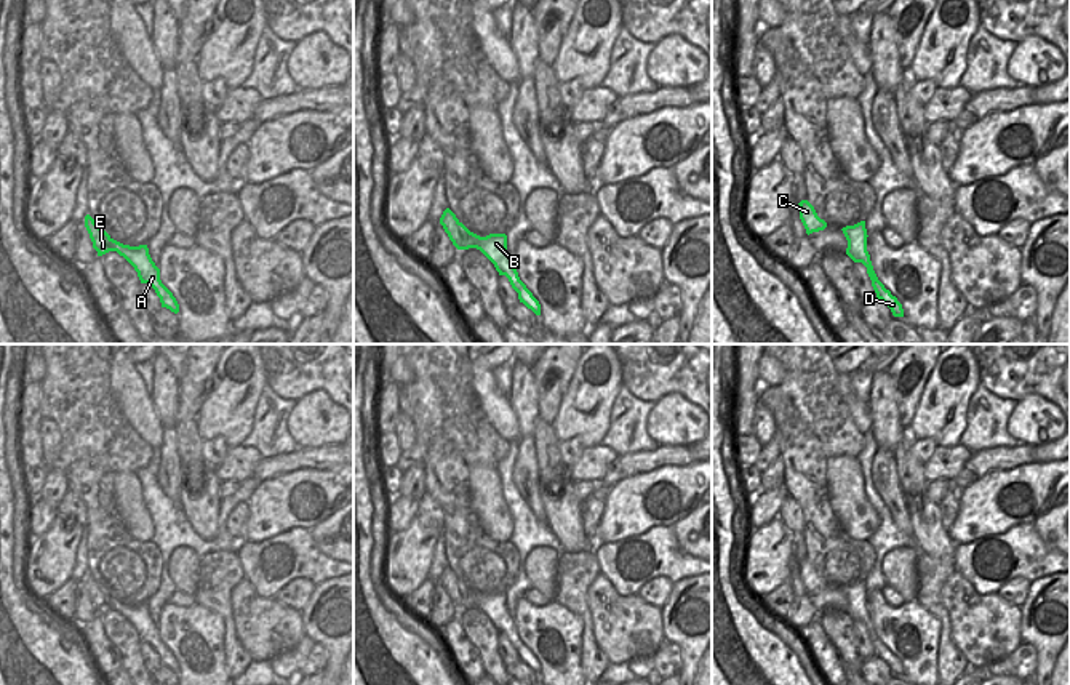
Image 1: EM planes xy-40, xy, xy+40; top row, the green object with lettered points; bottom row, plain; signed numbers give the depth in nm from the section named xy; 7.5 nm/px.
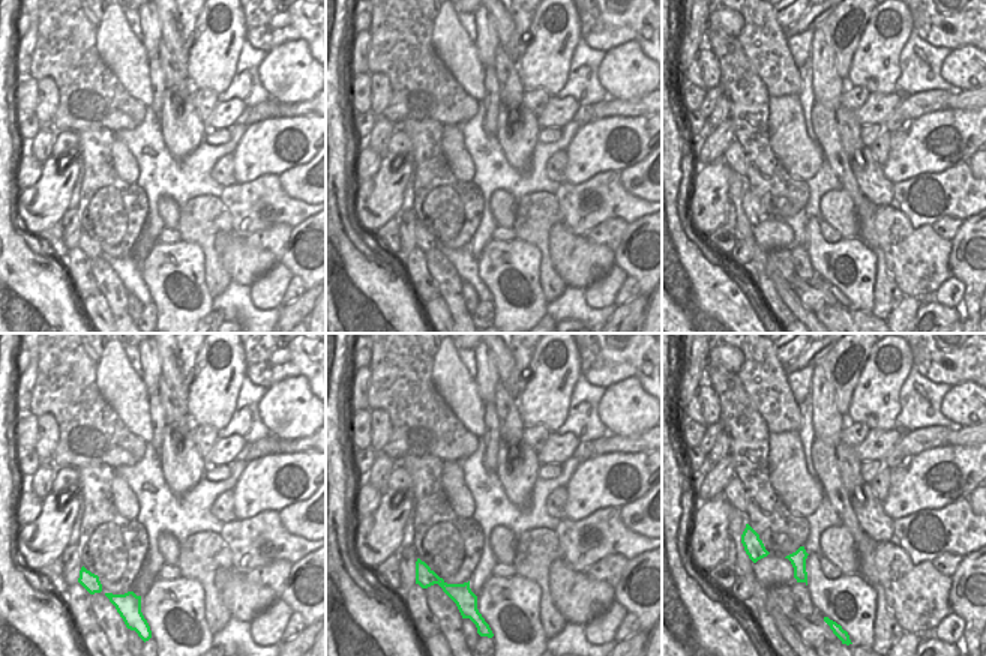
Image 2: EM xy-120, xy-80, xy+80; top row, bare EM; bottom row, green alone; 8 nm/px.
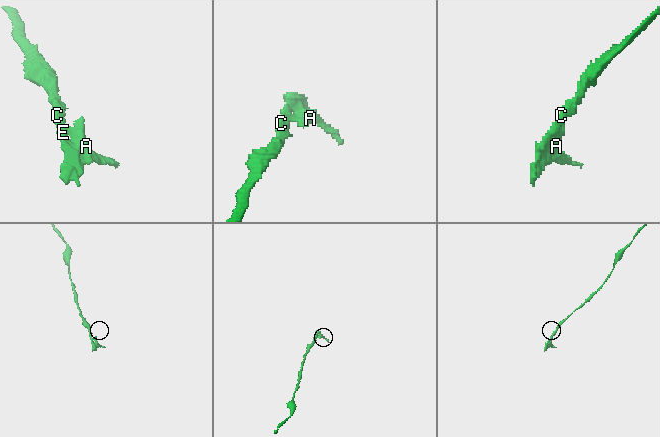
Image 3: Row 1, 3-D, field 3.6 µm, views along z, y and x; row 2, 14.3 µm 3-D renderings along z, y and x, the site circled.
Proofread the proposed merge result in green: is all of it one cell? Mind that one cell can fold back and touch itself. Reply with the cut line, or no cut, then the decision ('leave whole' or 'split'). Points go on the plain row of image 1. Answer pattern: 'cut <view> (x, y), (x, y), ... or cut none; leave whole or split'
cut xy (448, 591), (459, 589), (466, 596), (477, 594); split

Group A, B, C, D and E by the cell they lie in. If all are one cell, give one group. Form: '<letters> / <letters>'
A B D E / C

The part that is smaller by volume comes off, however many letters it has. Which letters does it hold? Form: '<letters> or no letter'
A, B, D, E

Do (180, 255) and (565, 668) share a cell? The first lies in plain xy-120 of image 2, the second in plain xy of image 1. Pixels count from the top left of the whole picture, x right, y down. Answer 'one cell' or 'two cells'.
one cell

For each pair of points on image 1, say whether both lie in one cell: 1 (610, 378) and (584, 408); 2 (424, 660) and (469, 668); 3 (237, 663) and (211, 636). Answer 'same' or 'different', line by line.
1: same
2: different
3: different

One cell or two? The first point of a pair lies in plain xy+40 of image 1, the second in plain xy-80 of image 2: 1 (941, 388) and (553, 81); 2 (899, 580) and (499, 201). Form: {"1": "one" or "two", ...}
{"1": "one", "2": "one"}

